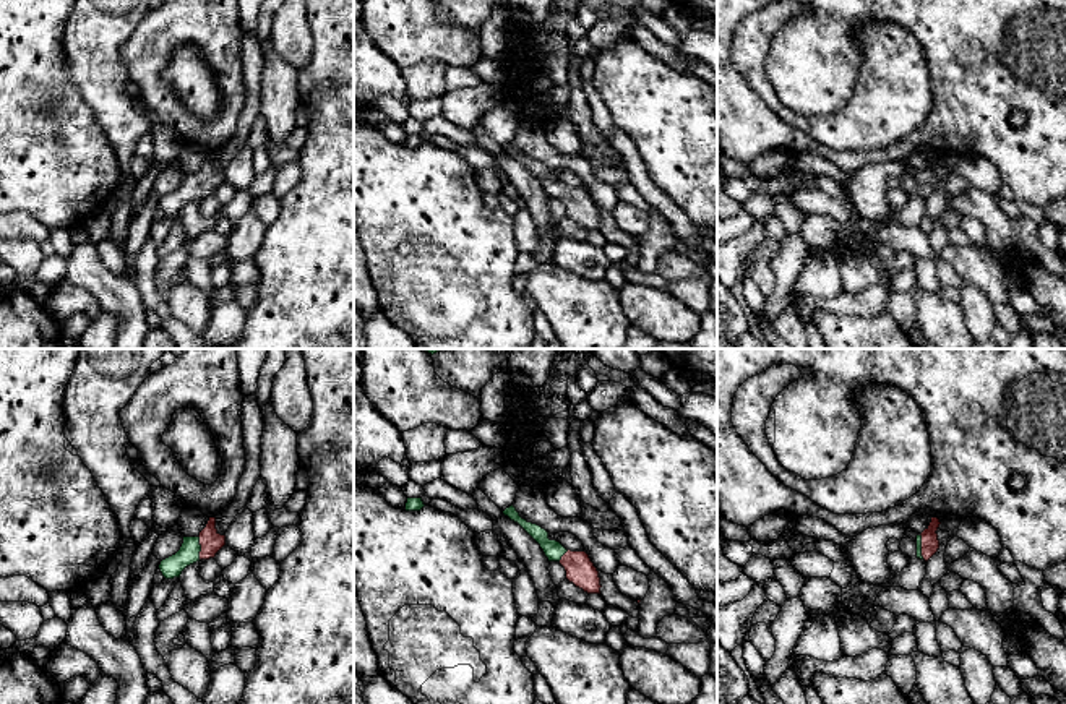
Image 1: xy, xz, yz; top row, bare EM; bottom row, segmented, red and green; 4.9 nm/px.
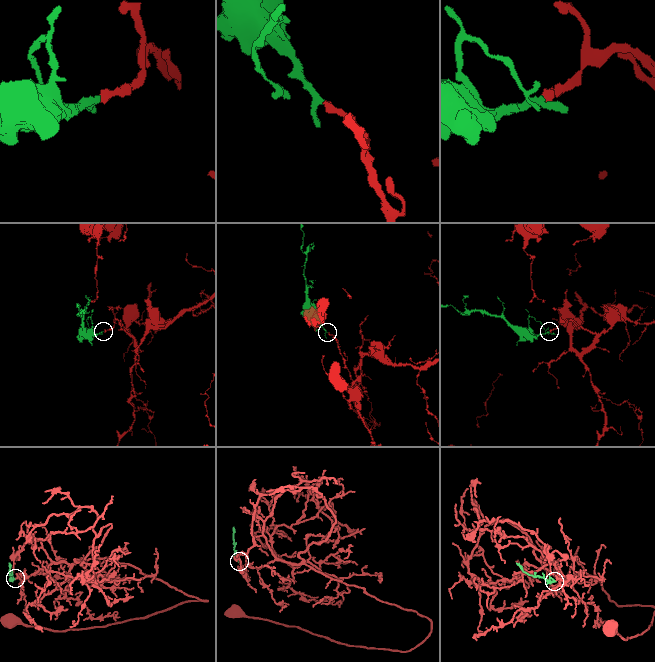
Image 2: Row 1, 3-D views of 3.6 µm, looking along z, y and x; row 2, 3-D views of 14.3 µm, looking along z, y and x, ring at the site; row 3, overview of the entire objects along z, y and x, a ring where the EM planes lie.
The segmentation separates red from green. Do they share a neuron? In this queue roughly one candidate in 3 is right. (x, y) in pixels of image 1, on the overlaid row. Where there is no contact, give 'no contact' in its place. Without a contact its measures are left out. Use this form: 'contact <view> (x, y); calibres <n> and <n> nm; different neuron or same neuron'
contact xy (202, 547); calibres 110 and 110 nm; same neuron

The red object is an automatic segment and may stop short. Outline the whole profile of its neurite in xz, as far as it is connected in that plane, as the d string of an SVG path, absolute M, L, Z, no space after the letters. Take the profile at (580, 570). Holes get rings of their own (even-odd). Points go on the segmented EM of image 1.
M513 504L503 514L518 522L540 545L548 561L558 561L565 568L570 582L587 594L600 594L599 571L586 552L571 552L560 542L550 540L545 529L522 519Z

